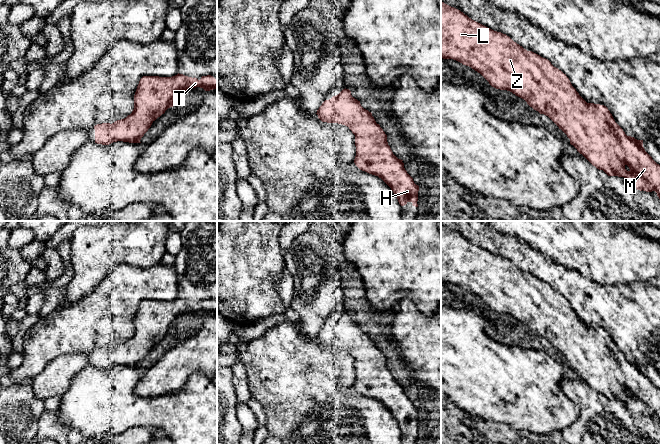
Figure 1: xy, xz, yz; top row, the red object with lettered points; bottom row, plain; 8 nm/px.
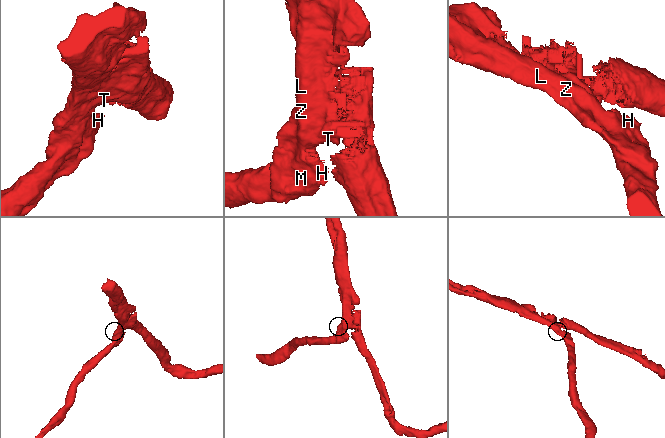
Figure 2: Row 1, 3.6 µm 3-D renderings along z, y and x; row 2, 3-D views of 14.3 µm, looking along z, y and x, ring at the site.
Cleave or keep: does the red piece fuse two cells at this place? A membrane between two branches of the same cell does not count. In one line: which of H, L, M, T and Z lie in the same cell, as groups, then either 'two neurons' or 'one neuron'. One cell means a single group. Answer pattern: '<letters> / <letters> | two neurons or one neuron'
H L M T Z | one neuron

